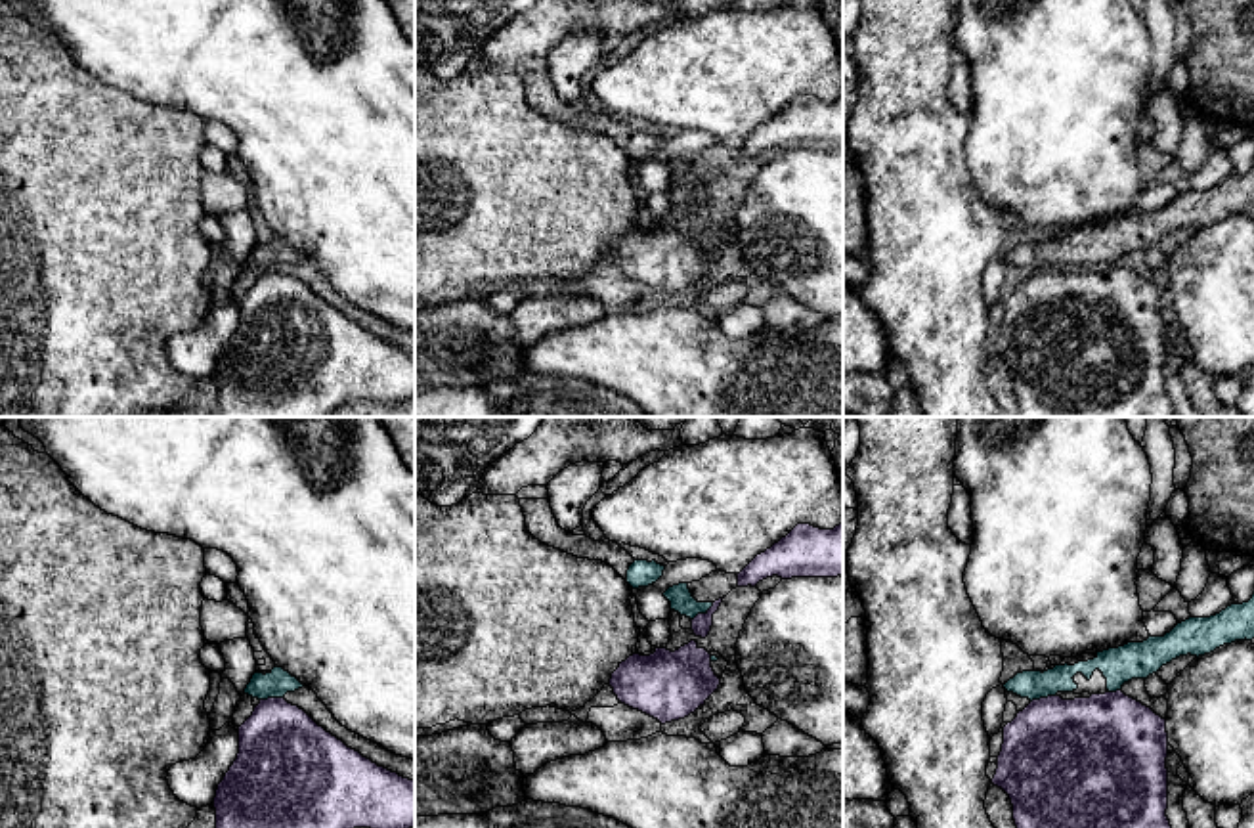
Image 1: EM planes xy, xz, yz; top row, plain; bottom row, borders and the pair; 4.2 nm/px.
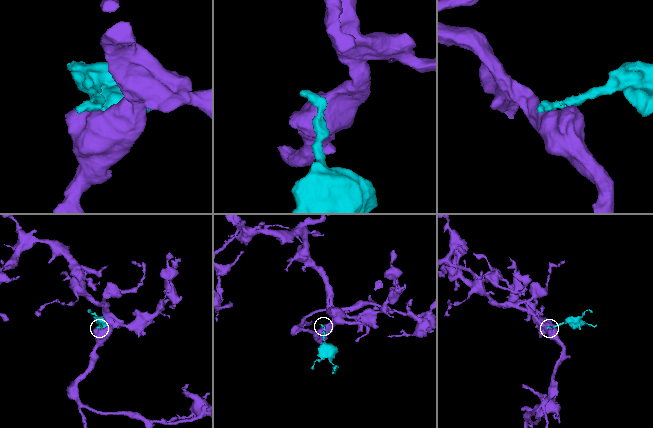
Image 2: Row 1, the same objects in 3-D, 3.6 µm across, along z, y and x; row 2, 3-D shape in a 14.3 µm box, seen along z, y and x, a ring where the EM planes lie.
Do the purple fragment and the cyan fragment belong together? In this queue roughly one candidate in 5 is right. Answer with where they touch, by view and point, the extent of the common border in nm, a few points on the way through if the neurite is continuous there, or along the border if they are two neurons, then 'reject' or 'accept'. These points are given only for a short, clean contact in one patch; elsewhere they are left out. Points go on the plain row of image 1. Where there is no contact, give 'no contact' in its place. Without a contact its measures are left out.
meets purple in xz at (702, 186); contact 130 nm long; reject

